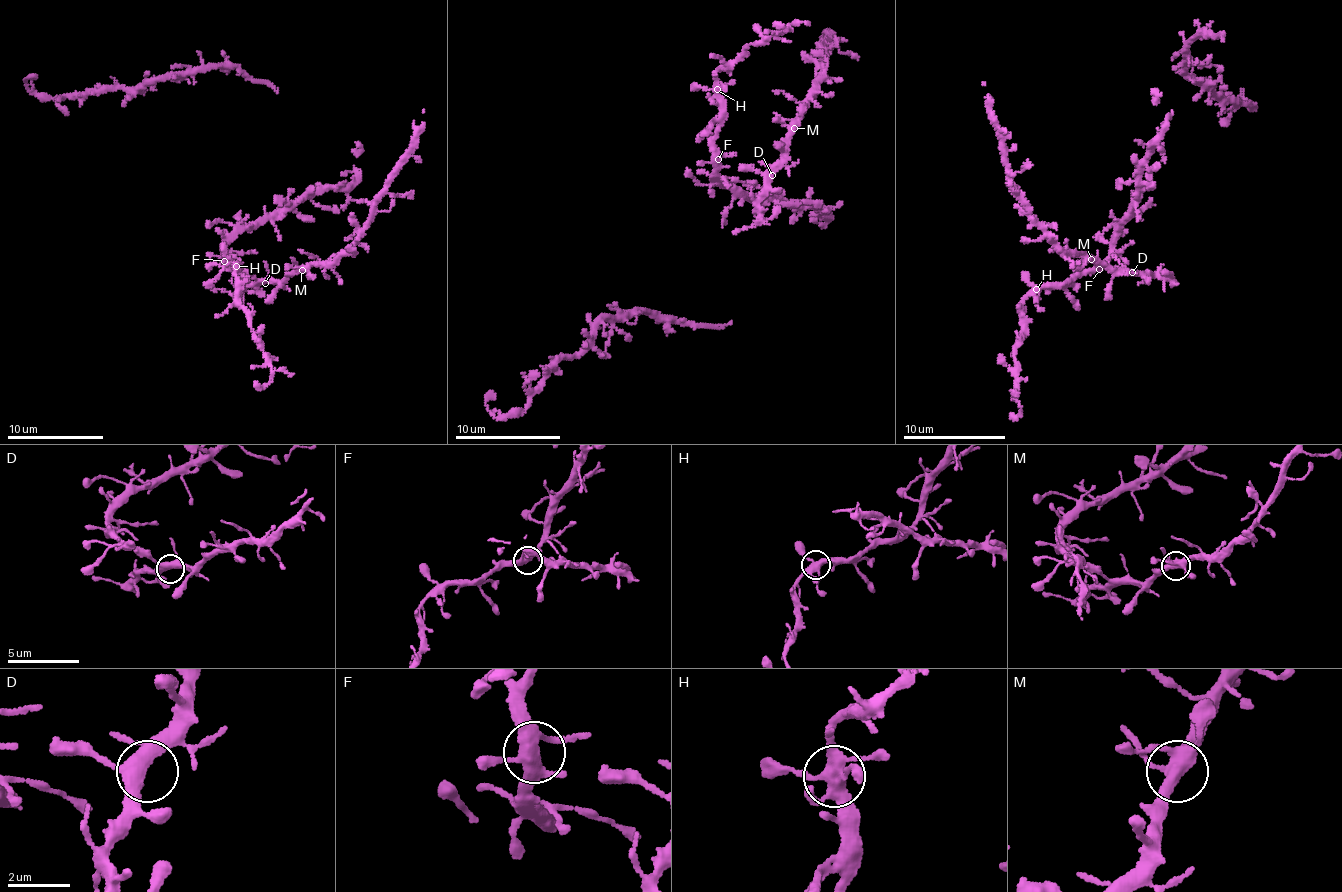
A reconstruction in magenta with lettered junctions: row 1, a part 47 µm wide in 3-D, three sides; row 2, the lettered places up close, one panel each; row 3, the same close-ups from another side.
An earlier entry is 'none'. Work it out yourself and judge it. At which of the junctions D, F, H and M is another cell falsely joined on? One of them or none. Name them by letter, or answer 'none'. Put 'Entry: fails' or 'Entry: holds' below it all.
none
Entry: holds

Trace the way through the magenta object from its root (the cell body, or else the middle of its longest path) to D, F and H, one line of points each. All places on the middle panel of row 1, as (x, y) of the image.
D: (818, 210), (742, 194), (725, 186), (716, 175), (722, 167), (752, 168), (772, 175)
F: (818, 210), (766, 197), (758, 199), (731, 190), (716, 175), (721, 166), (718, 159)
H: (818, 210), (742, 194), (725, 186), (718, 178), (713, 154), (720, 110), (720, 95), (716, 89)

